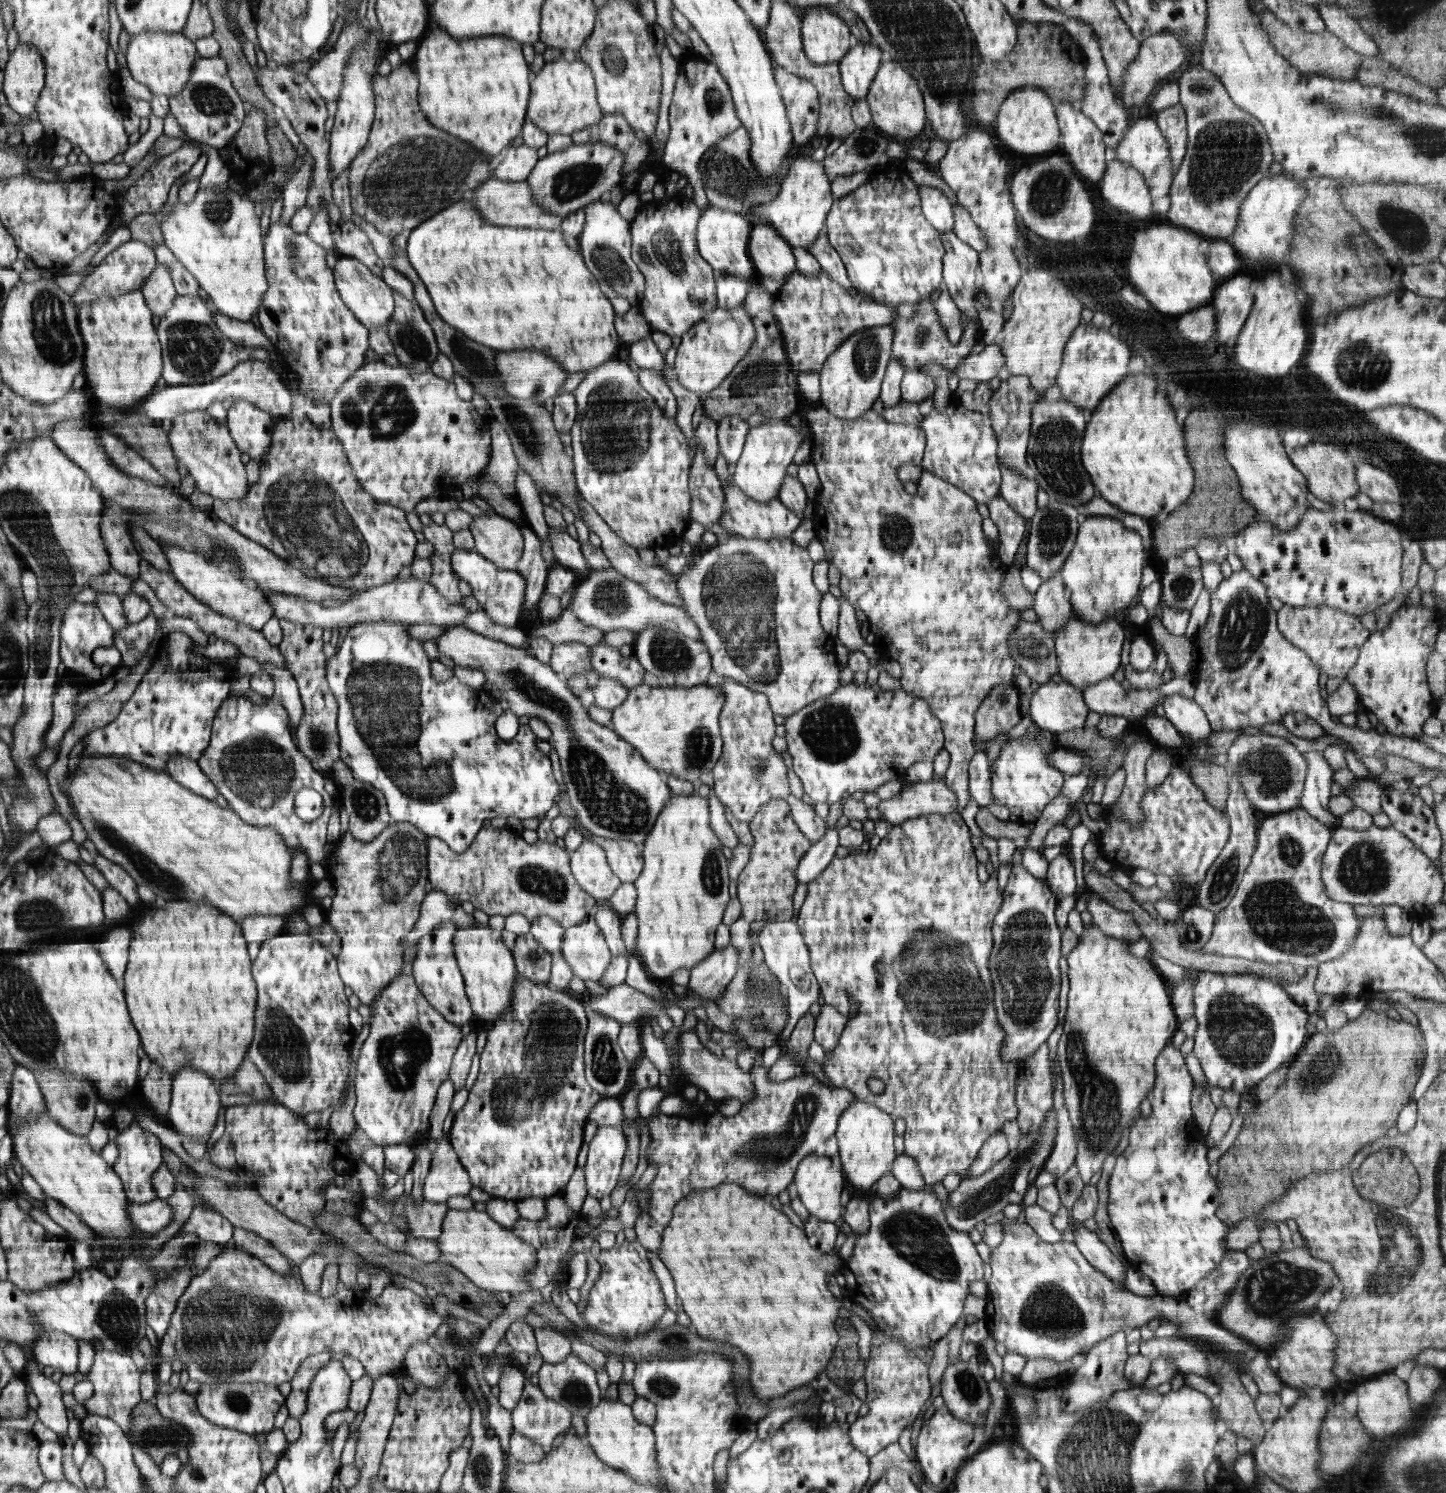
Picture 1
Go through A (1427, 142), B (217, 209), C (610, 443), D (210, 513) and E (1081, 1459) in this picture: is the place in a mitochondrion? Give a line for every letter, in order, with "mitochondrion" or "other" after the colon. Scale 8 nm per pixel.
A: mitochondrion
B: mitochondrion
C: mitochondrion
D: other
E: mitochondrion

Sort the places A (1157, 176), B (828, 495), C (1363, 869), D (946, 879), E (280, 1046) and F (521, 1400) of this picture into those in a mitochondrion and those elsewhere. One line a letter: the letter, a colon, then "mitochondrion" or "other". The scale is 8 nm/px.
A: other
B: other
C: mitochondrion
D: other
E: mitochondrion
F: other

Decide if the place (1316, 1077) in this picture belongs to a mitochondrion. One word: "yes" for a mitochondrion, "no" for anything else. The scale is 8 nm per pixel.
yes

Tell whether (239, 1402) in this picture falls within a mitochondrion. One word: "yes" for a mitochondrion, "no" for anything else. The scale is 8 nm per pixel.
yes

